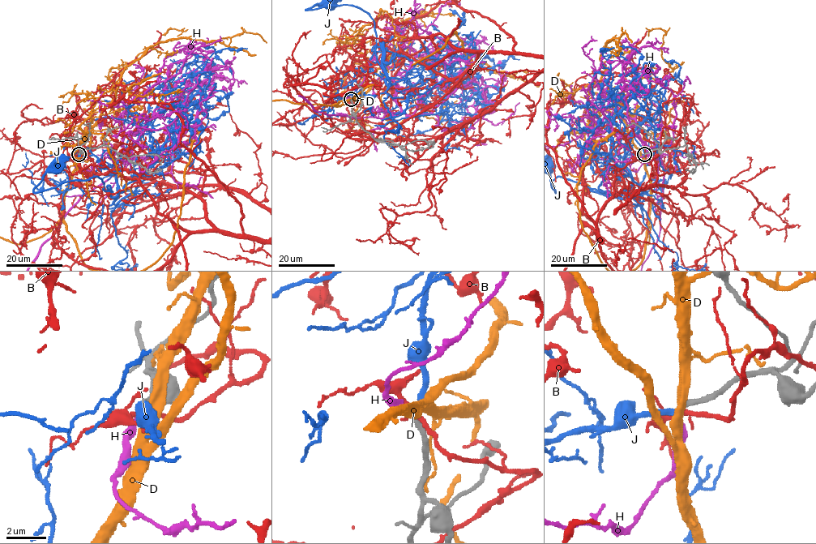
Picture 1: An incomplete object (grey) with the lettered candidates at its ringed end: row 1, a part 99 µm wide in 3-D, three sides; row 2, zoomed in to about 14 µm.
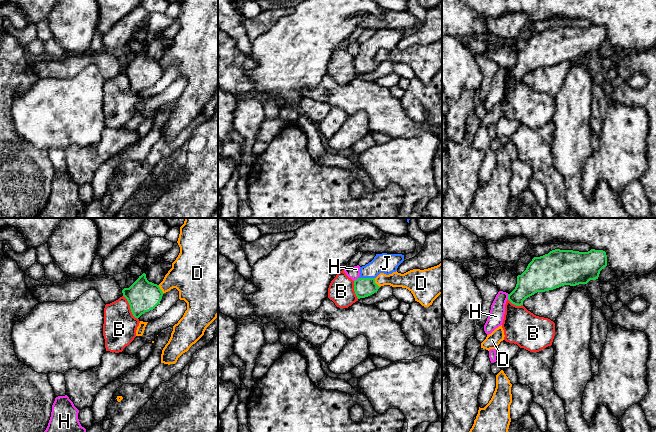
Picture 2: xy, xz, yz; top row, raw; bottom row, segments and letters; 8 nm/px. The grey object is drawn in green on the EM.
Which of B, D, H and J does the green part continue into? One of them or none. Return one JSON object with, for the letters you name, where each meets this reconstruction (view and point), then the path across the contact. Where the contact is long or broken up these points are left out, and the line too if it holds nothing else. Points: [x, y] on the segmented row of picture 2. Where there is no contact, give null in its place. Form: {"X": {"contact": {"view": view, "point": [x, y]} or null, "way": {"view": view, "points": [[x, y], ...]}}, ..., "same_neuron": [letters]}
{"J": {"contact": {"view": "xz", "point": [367, 278]}, "way": {"view": "xz", "points": [[363, 287], [367, 278], [382, 263], [385, 263]]}}, "same_neuron": ["J"]}

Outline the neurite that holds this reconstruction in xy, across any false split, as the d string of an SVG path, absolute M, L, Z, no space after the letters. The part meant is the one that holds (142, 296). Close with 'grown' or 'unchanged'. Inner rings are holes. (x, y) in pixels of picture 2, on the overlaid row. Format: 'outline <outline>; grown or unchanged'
outline M145 273L129 288L124 288L122 293L130 305L133 316L137 319L145 312L153 310L164 294L159 285L147 280Z; unchanged

